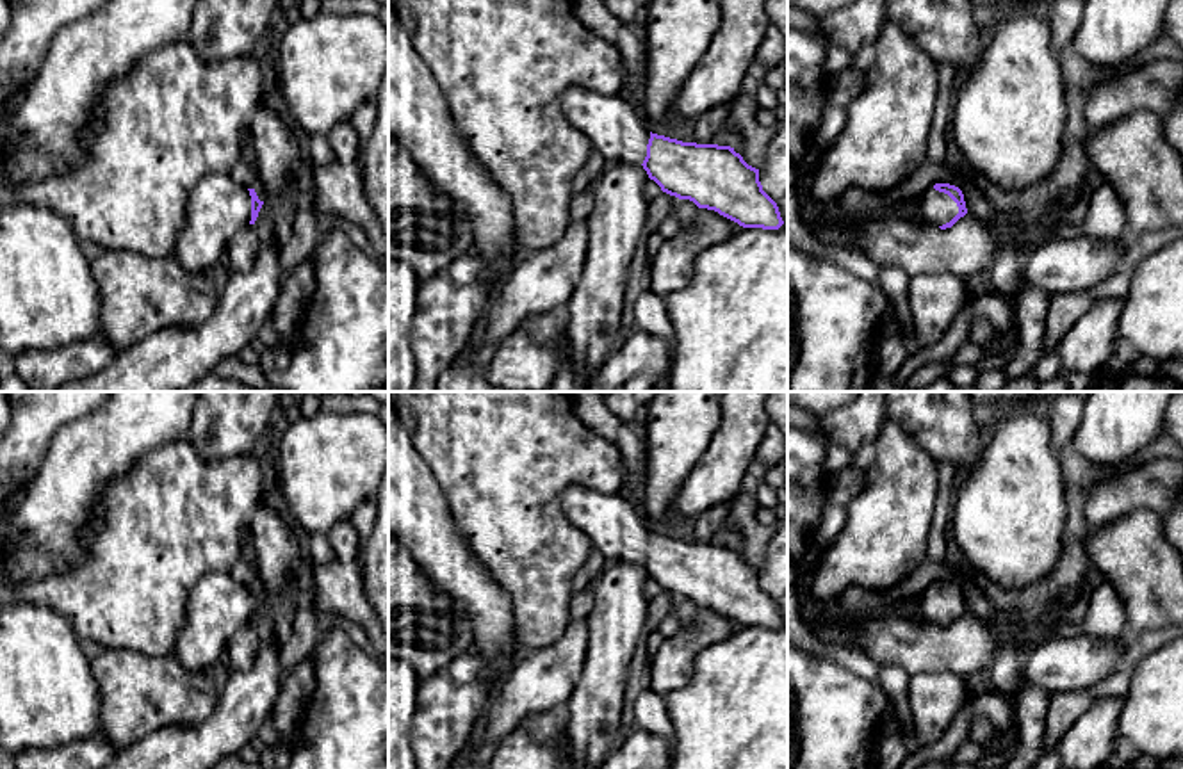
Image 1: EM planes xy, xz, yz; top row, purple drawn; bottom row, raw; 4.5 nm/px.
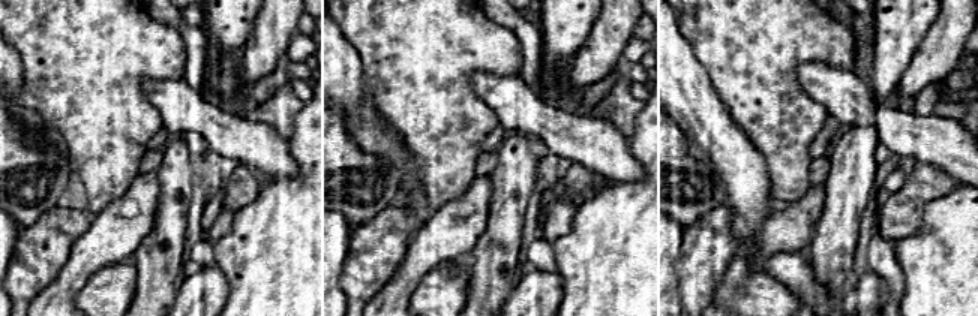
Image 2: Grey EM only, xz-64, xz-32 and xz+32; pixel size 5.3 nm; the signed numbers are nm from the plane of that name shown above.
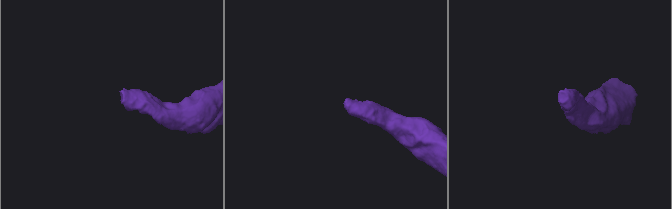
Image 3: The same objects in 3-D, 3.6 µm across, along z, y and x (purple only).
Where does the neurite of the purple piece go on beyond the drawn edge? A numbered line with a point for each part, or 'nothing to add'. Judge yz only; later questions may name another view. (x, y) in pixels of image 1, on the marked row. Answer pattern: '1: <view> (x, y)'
1: yz (932, 207)

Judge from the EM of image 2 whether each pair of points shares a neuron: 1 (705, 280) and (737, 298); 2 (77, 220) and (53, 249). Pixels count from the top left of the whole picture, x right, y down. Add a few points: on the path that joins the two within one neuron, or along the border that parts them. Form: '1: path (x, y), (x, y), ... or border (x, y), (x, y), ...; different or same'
1: border (734, 256), (711, 300); different
2: path (69, 228), (57, 241); same

